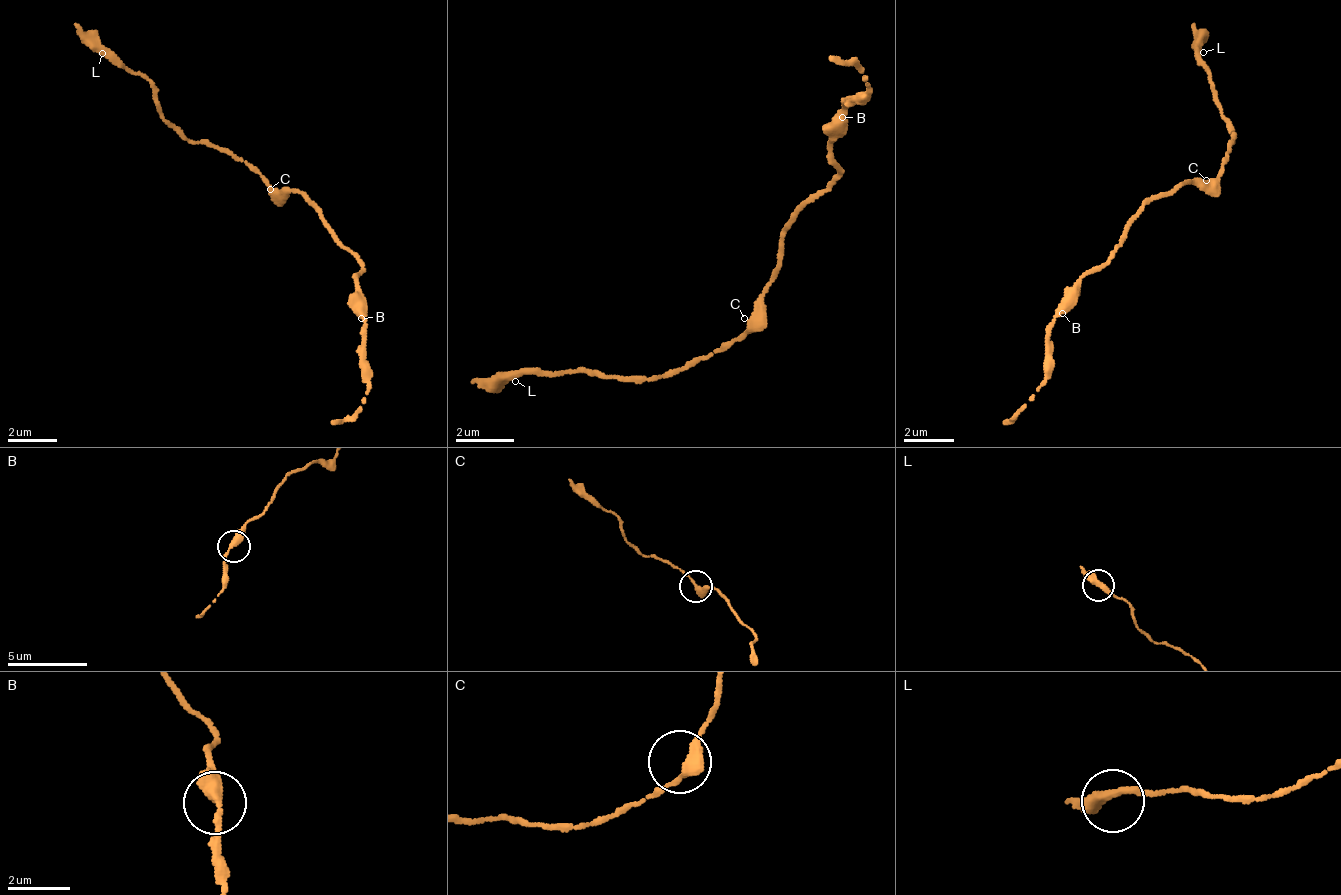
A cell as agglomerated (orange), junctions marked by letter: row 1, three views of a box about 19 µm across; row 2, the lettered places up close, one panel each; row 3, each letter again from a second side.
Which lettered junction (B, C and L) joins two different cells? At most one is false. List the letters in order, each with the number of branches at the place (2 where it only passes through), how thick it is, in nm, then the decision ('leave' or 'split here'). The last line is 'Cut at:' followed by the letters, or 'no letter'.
B: 2 branches meet; 360 nm thick; leave
C: 2 branches meet; 360 nm thick; leave
L: 2 branches meet; 360 nm thick; leave
Cut at: no letter

